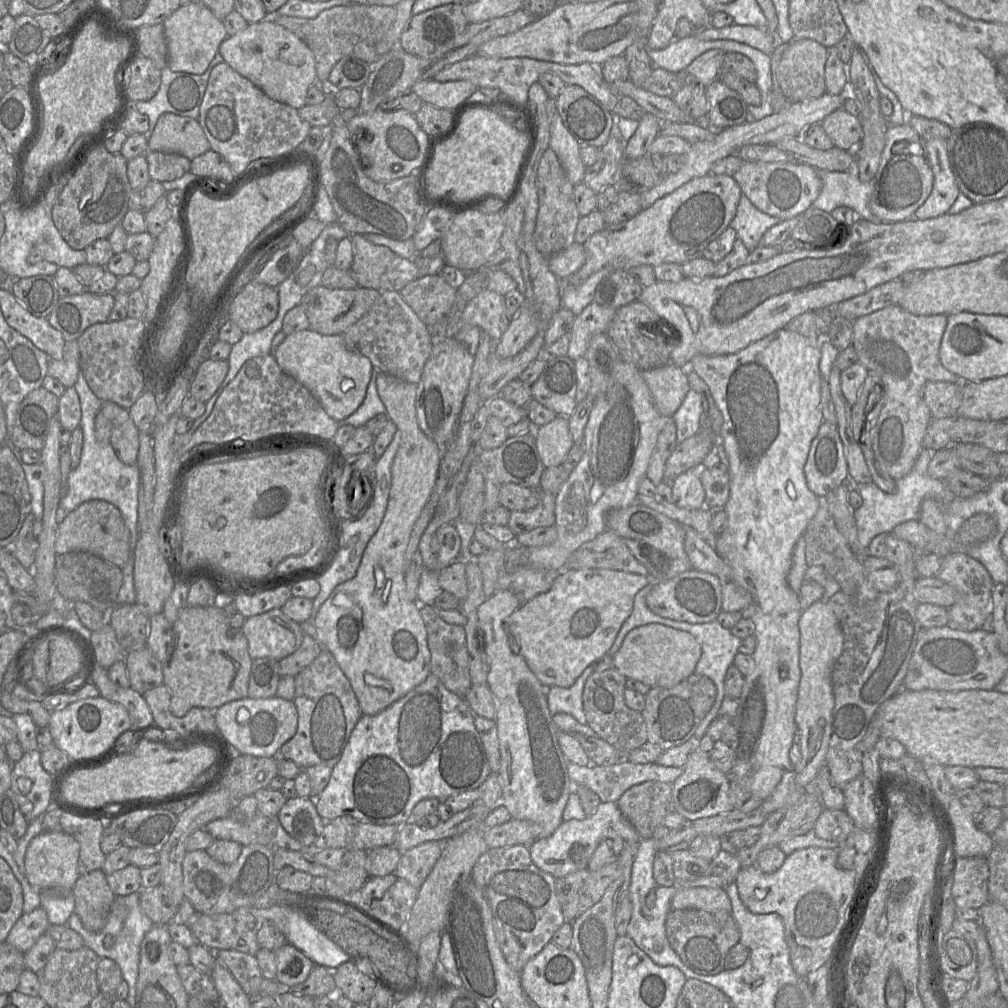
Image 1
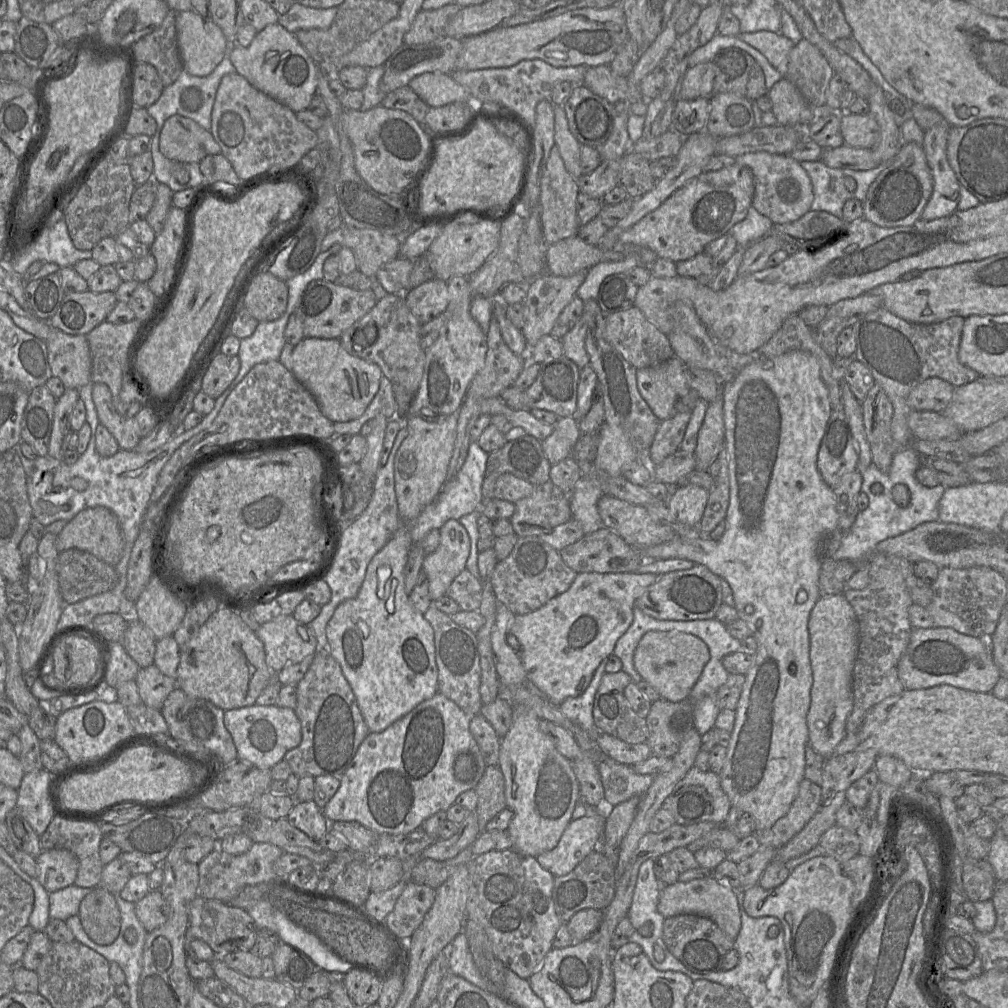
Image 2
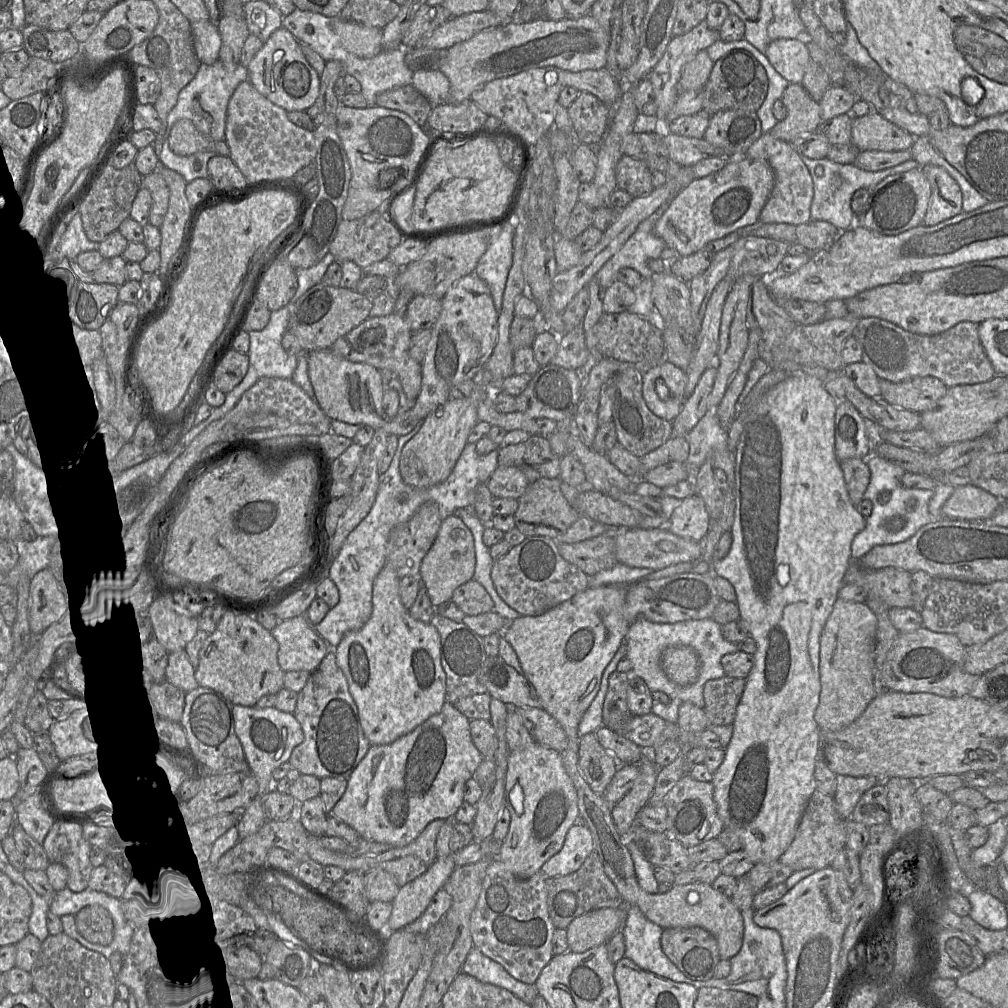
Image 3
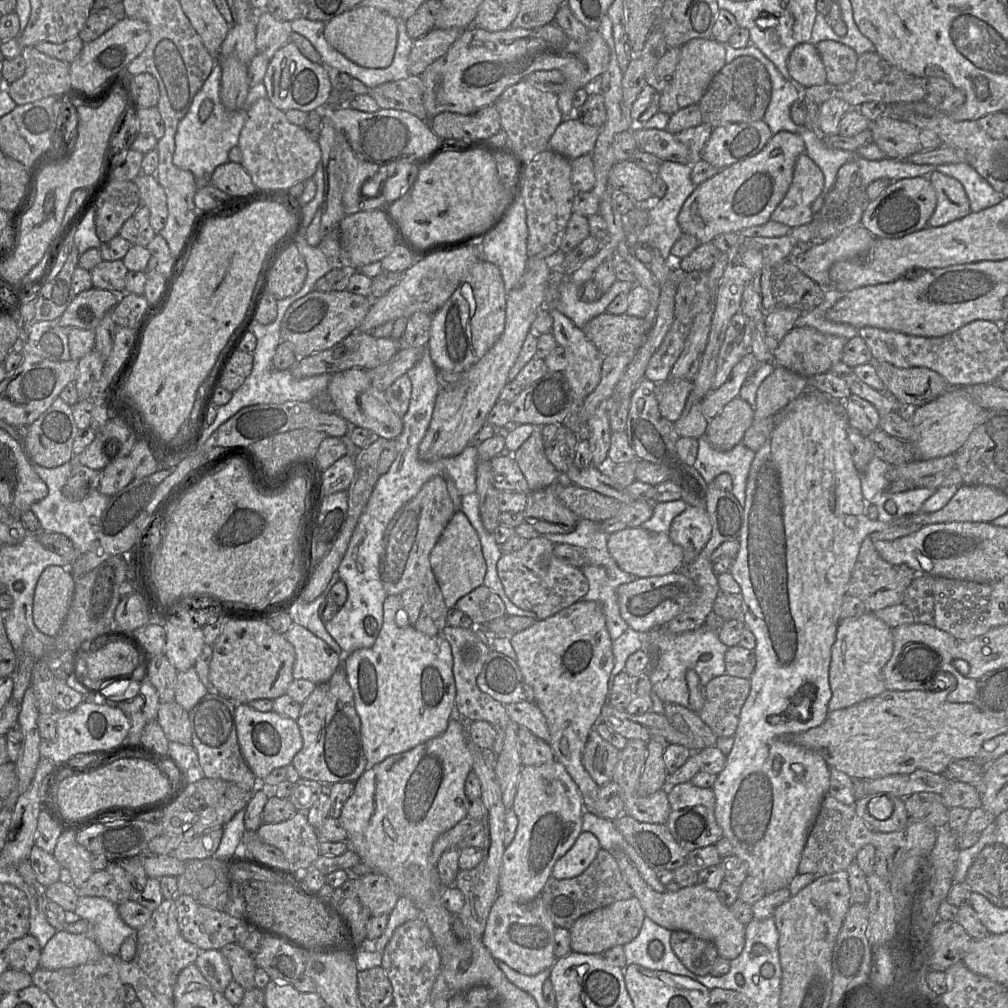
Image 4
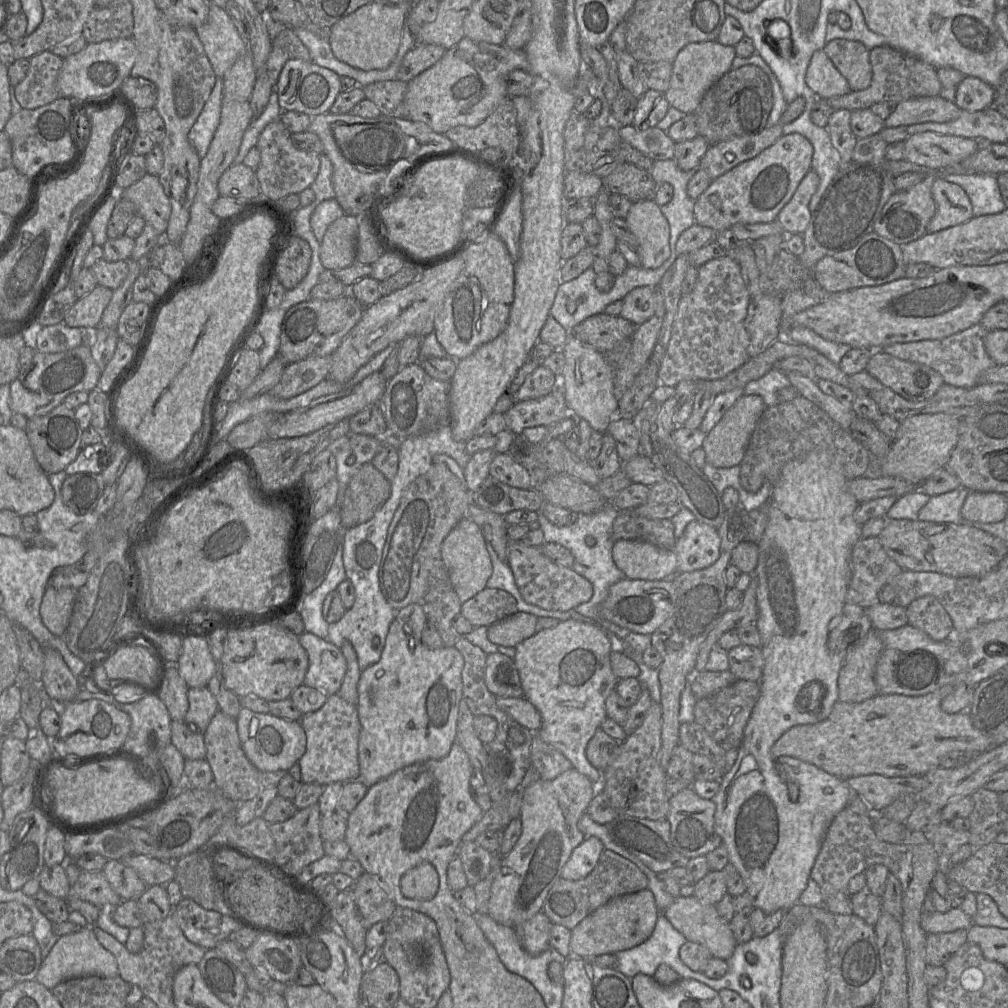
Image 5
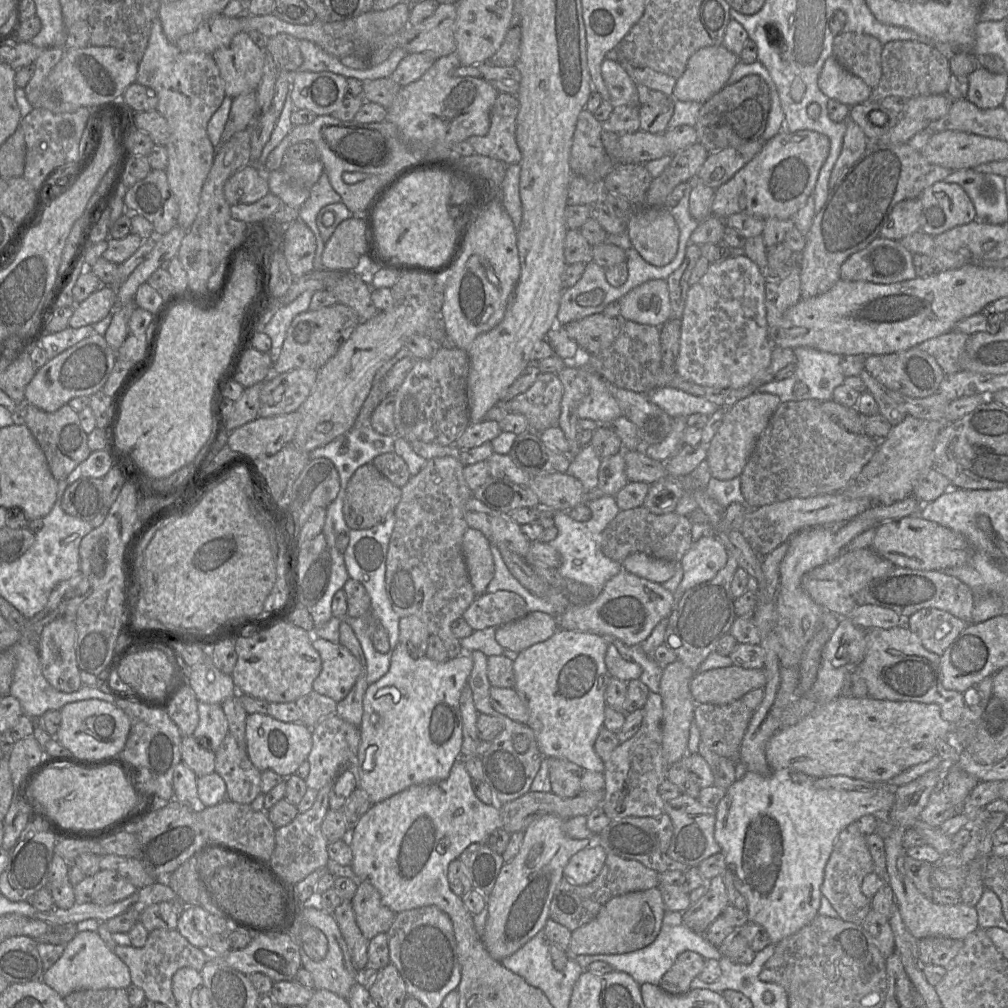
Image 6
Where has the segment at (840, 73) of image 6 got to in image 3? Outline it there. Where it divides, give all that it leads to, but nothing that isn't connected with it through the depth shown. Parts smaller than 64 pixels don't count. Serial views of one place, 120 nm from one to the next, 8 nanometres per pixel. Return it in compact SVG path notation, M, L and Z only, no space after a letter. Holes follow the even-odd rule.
M807 37L803 39L776 39L765 52L775 70L790 83L801 84L810 61Z

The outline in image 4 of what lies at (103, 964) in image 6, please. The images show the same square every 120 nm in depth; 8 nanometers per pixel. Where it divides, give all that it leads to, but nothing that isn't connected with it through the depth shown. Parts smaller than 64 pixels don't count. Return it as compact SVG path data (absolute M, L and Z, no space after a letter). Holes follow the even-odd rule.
M58 930L41 951L39 966L48 970L76 967L98 961L103 953L85 935Z

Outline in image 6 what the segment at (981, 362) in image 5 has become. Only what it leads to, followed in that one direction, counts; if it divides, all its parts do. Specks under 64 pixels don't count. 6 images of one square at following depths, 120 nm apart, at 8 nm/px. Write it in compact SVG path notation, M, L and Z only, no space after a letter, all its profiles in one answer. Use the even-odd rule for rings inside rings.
M951 330L938 337L926 340L917 347L932 355L947 375L961 370L959 359L965 350L968 339L967 334Z

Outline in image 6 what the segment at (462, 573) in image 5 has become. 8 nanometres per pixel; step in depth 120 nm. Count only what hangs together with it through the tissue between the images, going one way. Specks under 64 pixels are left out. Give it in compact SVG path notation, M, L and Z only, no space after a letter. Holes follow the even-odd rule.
M471 527L466 530L462 550L469 579L477 596L486 592L494 577L494 561L490 548L491 543L482 532Z

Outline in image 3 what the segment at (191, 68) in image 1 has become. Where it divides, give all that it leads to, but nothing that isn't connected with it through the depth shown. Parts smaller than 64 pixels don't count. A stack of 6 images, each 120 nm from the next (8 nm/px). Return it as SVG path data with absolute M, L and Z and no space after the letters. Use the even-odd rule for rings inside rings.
M211 21L190 22L193 48L201 64L212 65L219 59L221 36L216 24Z

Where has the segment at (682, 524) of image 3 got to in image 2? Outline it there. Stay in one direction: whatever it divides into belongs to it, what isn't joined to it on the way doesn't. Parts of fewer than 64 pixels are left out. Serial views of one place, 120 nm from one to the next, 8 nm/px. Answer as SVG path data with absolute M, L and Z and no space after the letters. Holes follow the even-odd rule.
M694 484L679 485L668 500L668 508L679 522L698 527L707 504L708 492Z

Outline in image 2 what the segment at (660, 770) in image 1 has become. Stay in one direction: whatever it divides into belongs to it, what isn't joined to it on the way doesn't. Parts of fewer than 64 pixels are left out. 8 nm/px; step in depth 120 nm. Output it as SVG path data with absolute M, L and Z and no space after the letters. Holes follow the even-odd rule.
M603 759L598 771L604 788L606 803L616 806L635 795L643 796L651 786L654 775L638 774L632 766Z

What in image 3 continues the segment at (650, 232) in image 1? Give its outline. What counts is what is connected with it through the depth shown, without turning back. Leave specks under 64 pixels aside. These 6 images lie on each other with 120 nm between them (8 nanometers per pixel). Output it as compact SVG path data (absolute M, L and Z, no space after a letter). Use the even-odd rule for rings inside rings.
M749 157L729 158L721 170L695 178L684 187L657 220L655 232L666 247L676 250L680 256L688 256L709 241L755 223L773 186L774 172L767 161Z

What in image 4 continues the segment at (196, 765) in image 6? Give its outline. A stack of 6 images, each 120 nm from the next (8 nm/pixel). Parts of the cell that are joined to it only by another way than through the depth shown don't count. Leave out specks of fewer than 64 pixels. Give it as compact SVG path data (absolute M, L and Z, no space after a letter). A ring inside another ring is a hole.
M160 702L157 719L169 741L191 745L191 727L188 712L178 703Z

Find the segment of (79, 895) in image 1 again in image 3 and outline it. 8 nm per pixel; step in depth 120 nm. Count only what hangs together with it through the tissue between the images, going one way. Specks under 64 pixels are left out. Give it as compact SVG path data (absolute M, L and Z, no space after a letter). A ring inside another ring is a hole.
M89 905L76 915L76 925L80 934L89 942L109 946L115 938L115 923L112 914L100 905Z

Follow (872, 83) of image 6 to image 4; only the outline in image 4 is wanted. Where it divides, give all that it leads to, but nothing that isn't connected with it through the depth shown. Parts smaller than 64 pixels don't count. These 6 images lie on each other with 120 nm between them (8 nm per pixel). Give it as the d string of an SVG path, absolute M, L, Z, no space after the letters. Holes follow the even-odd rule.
M830 40L818 42L815 47L824 64L827 83L838 85L852 78L859 57L852 48Z

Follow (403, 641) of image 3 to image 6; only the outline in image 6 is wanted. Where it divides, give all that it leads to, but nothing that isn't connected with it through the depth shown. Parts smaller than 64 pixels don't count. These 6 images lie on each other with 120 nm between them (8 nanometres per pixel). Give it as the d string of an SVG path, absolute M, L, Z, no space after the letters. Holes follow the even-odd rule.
M399 641L391 655L391 662L388 672L377 682L369 685L363 697L363 715L360 729L360 745L357 754L357 766L359 772L359 788L364 790L370 801L375 804L407 789L412 785L432 784L446 779L451 771L454 762L461 757L461 746L463 741L463 725L460 711L460 697L462 690L467 685L469 675L473 668L473 659L470 653L447 659L445 662L436 662L426 655L420 658L413 658L406 644Z

